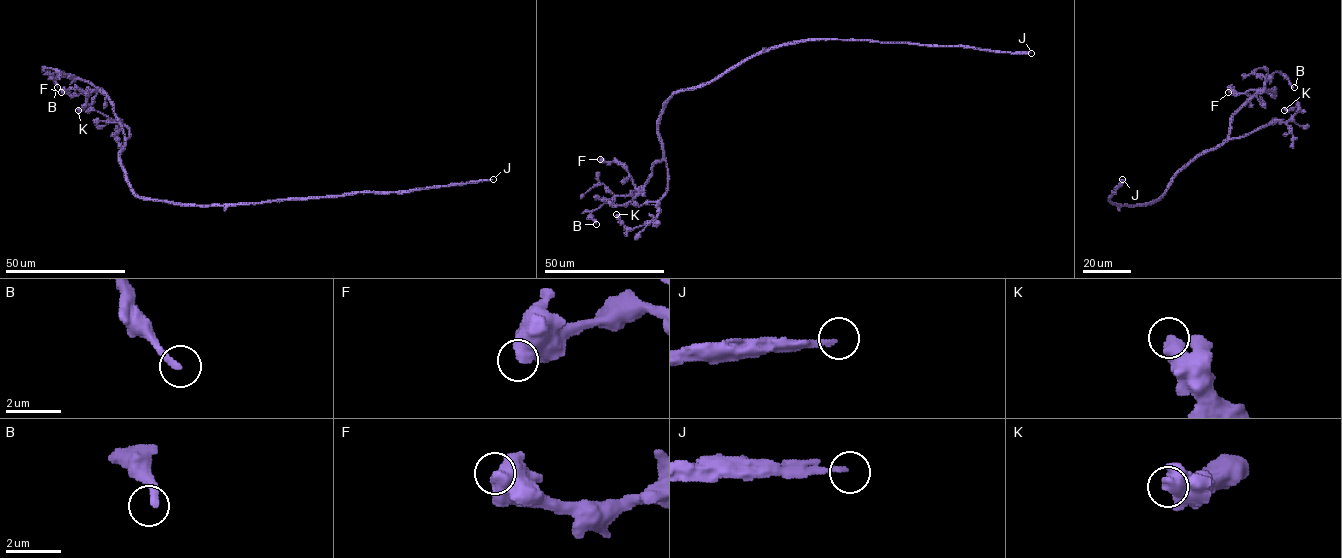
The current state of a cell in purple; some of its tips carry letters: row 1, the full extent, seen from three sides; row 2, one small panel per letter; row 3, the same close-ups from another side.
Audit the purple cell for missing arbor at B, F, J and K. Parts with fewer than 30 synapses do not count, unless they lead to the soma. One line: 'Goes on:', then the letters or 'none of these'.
Goes on: J

